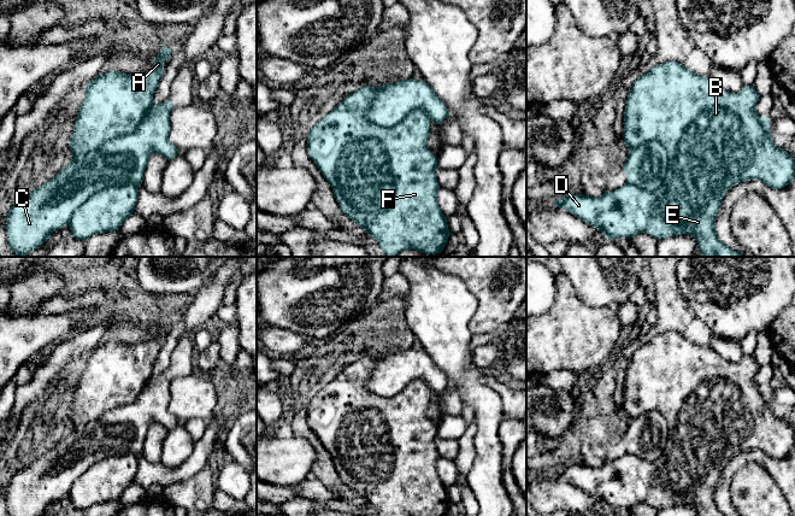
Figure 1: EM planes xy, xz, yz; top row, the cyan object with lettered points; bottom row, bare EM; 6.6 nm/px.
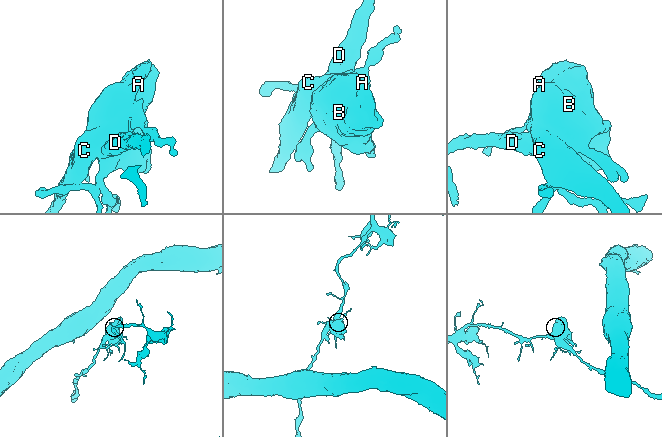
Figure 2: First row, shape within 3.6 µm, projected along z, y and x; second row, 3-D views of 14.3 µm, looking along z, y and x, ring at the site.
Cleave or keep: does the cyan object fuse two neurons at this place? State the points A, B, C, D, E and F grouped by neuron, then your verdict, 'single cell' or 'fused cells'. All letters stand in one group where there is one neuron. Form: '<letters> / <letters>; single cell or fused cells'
A B D E F / C; fused cells

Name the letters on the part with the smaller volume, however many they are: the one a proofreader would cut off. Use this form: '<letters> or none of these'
A, B, D, E, F

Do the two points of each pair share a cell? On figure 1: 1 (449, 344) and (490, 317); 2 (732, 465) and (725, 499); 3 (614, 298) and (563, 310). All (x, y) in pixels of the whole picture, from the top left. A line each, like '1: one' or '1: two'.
1: two
2: one
3: two

